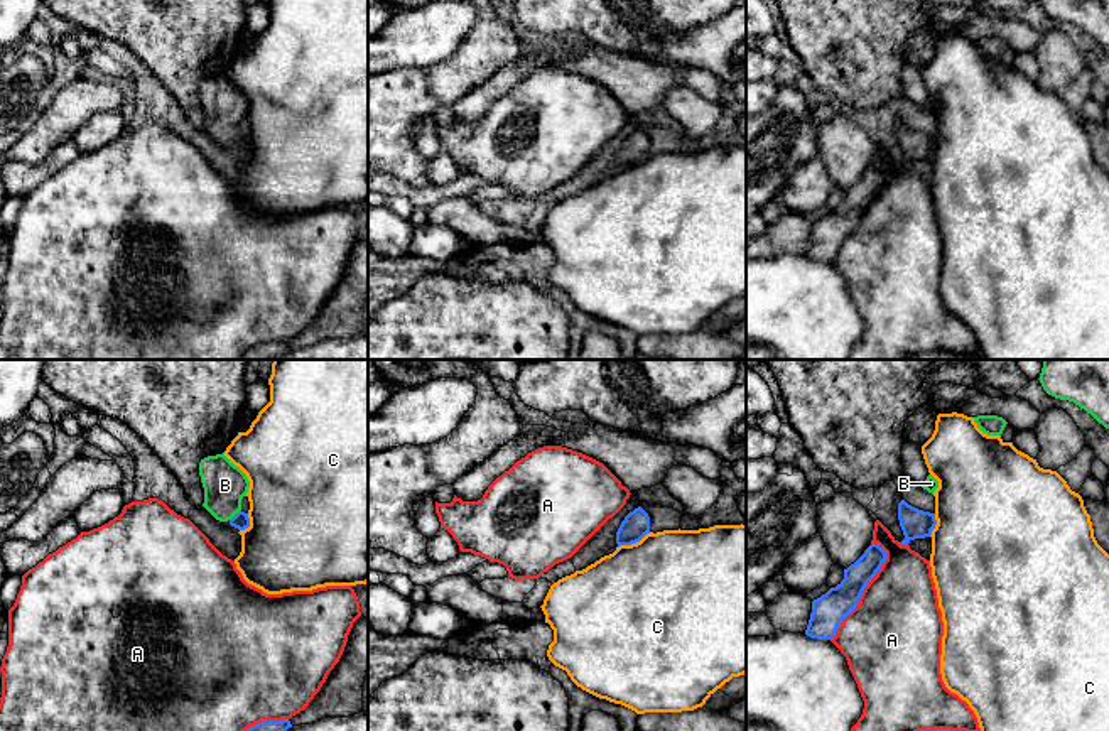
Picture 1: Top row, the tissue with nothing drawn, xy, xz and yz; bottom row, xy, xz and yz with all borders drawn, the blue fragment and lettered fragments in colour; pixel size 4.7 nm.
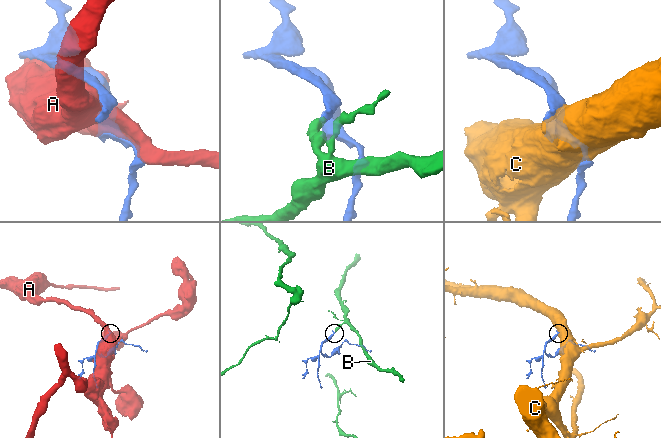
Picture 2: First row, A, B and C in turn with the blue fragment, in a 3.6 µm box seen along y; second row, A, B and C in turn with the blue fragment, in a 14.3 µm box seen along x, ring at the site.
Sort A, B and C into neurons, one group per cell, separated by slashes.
A / B / C

